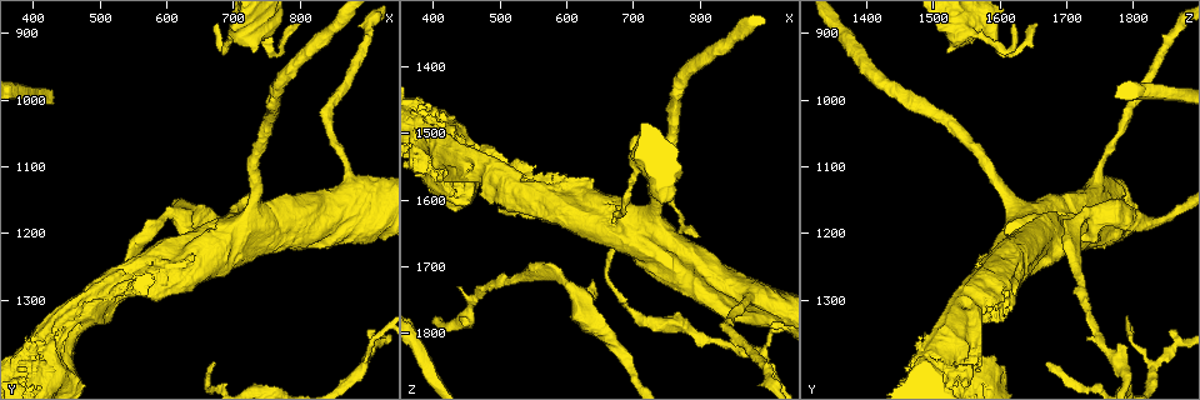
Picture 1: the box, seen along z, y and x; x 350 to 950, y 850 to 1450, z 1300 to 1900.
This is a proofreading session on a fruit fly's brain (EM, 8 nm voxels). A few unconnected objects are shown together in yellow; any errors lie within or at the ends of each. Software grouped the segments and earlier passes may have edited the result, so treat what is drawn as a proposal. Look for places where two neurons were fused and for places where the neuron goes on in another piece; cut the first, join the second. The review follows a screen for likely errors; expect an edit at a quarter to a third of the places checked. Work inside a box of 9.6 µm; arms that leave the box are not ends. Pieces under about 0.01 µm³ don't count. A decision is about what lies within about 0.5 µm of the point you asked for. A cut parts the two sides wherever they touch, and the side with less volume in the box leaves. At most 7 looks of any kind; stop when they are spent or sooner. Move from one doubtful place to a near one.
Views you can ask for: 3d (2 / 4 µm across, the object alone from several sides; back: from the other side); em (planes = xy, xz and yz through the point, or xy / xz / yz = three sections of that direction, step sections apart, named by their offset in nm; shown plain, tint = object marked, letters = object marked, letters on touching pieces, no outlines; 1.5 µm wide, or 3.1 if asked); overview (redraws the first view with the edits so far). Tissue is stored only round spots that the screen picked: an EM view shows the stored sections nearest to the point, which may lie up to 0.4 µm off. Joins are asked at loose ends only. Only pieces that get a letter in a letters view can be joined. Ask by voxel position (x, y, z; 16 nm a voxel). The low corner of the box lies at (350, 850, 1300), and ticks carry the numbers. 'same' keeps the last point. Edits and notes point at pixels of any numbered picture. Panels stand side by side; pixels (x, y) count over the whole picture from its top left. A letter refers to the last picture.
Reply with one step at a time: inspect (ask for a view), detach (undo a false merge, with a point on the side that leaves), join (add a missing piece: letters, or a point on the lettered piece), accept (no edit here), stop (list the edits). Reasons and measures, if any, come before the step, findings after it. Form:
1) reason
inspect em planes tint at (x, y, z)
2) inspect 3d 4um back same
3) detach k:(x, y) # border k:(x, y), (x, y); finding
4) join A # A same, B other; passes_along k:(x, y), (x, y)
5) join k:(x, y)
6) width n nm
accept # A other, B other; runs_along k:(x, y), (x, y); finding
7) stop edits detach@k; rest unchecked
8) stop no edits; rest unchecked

end of a long branch
inspect em planes letters at (665, 1395, 1670)

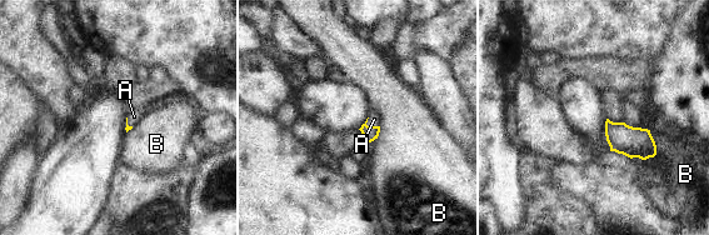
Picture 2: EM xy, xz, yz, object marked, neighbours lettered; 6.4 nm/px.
join A # A same, B other; passes_along 2:(370, 133), (370, 126), (374, 119); the neuron continues

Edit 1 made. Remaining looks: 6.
see it whole again
inspect overview

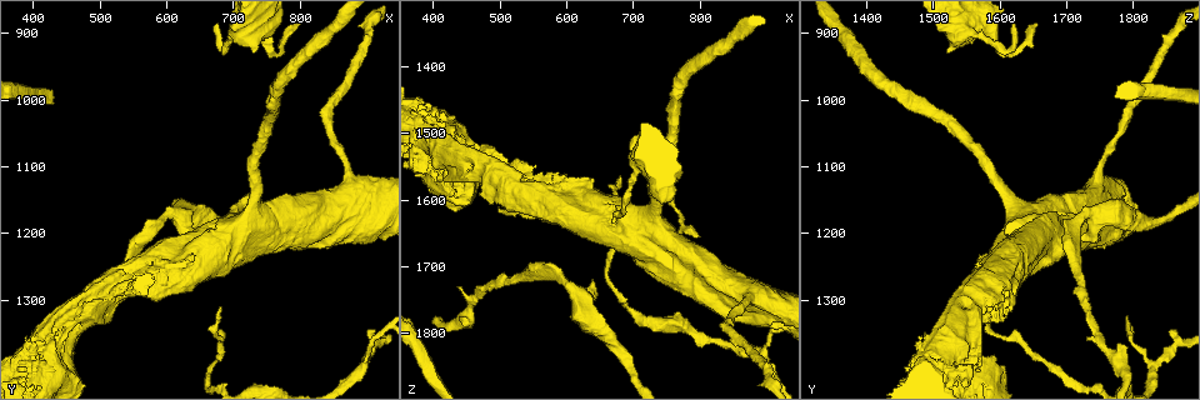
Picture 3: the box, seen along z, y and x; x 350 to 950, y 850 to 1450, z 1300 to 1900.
calibre changes
inspect em xy step 8 letters at (875, 1100, 1750)

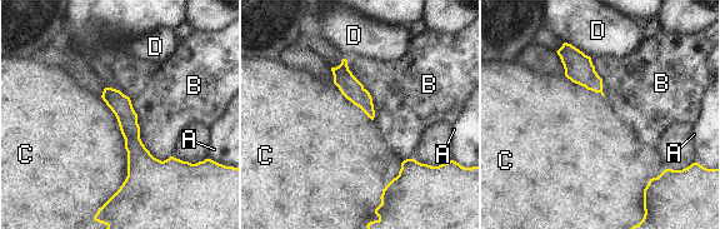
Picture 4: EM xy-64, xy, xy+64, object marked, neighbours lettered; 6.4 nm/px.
inspect em planes letters same

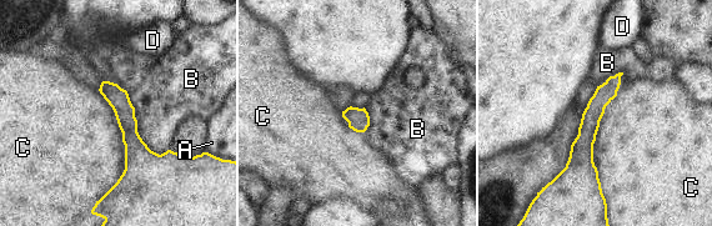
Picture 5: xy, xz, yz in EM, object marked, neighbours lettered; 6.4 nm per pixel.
accept # A other, B other, C other, D other; runs_along 5:(617, 78), (585, 140), (588, 194); all the same neuron

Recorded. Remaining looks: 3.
abrupt turn
inspect em 3.1um planes tint at (695, 905, 1570)

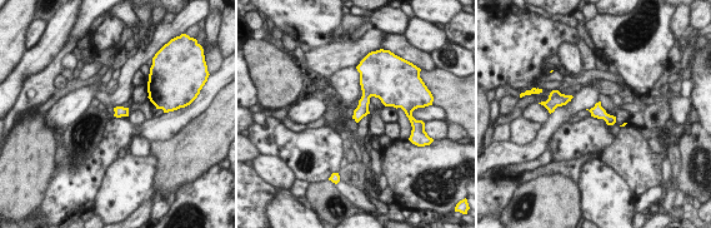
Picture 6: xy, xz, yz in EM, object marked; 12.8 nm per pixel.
what lies round it
inspect em 3.1um planes letters same

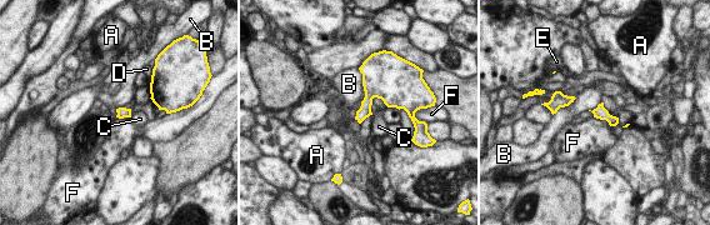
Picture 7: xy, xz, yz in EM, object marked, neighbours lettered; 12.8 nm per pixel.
accept # A other, B other, C other, D other, E other, F other; border 7:(576, 98), (556, 113); all the same neuron

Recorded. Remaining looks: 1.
stop edits join@2; rest unchecked

